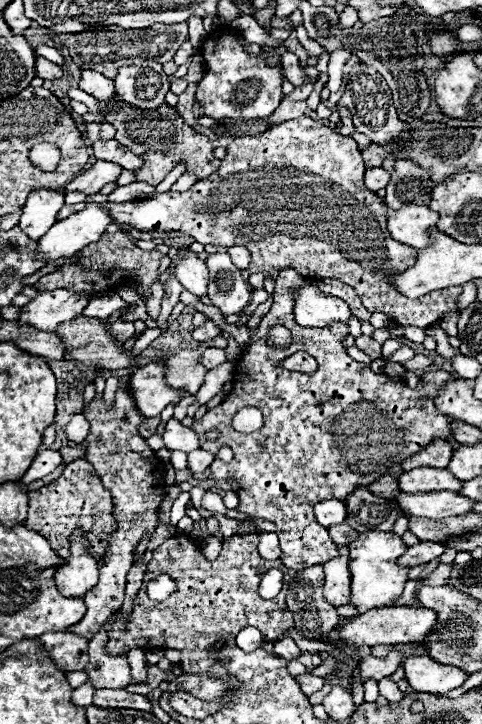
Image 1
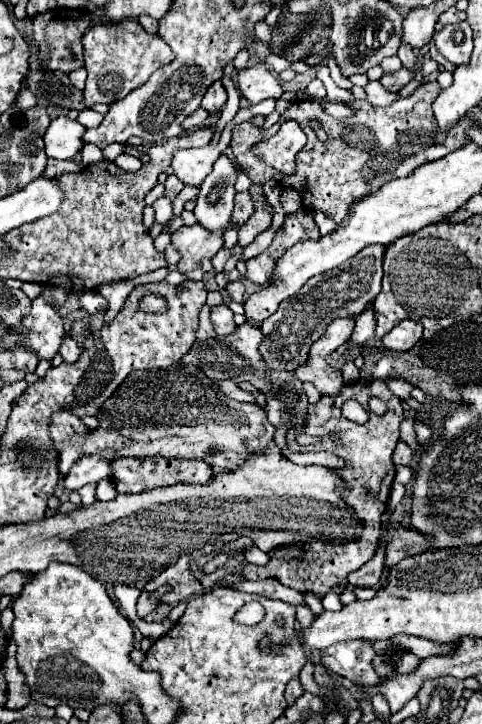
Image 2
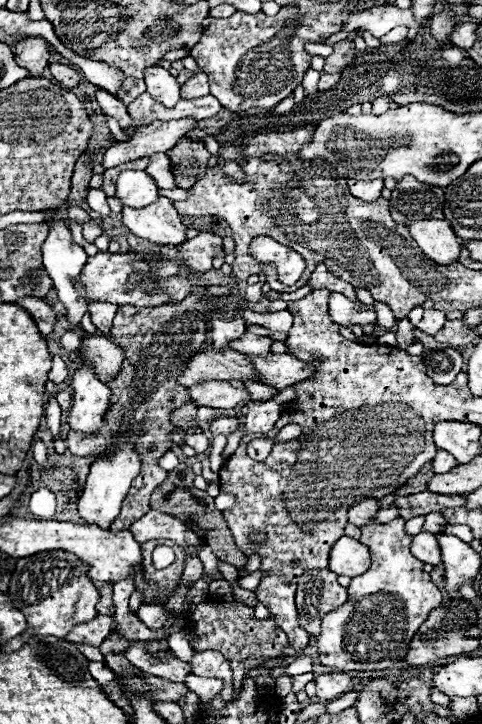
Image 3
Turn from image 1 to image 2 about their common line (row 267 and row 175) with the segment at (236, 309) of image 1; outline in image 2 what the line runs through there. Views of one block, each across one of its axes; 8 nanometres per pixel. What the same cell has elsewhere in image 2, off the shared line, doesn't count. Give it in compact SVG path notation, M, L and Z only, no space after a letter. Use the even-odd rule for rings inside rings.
M220 156L214 162L212 172L202 182L194 216L202 228L208 232L220 232L230 224L232 208L234 208L234 182L236 172L226 156Z

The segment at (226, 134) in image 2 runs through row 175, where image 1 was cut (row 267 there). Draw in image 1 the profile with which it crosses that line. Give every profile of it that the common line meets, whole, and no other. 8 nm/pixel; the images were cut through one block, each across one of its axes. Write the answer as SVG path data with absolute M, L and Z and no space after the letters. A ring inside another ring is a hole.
M180 246L178 248L182 256L182 260L176 264L174 274L180 280L180 284L184 286L184 290L192 292L194 296L206 296L206 284L208 284L208 266L204 260L200 260L196 256L196 252L192 252L188 246Z

